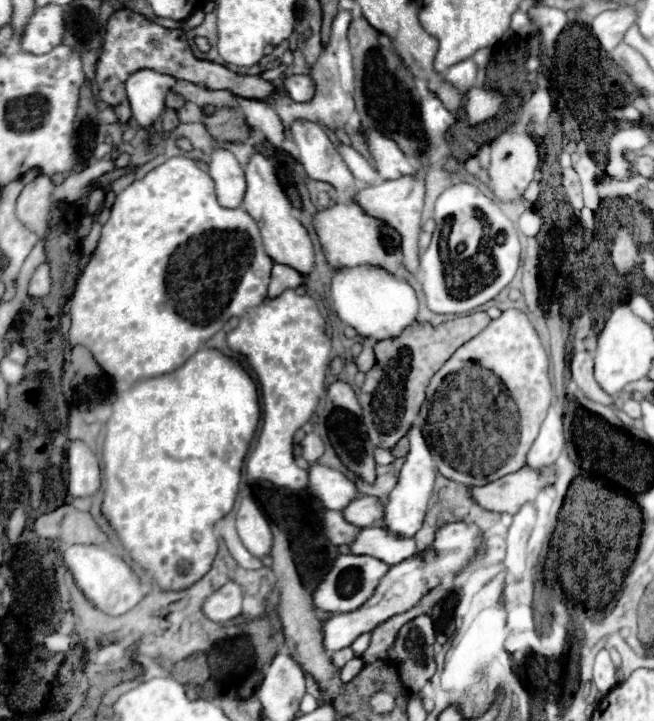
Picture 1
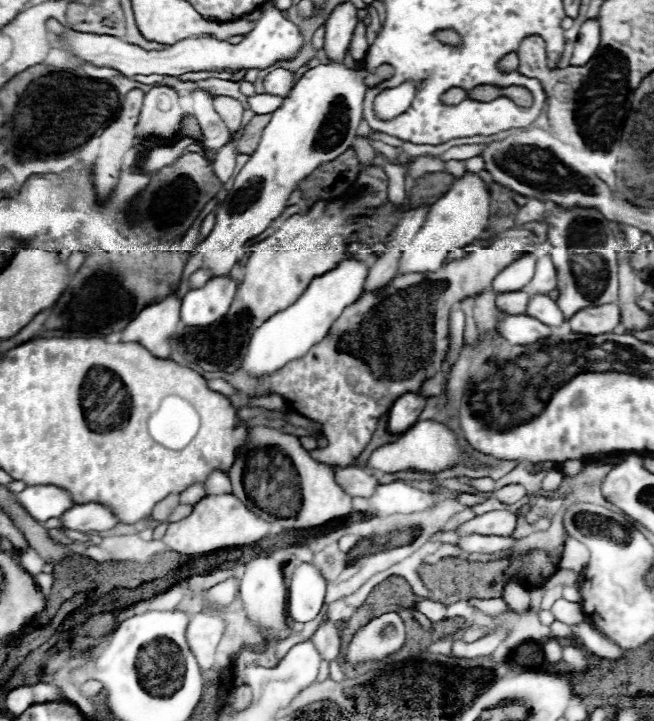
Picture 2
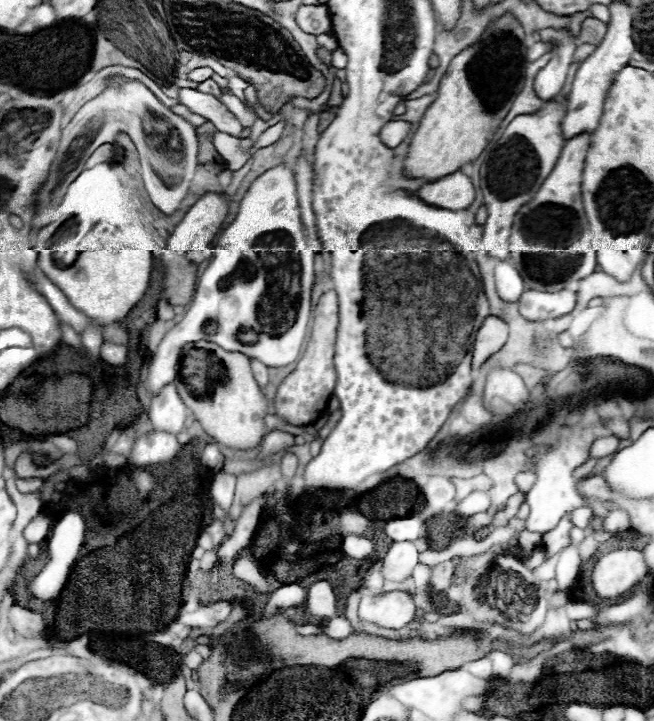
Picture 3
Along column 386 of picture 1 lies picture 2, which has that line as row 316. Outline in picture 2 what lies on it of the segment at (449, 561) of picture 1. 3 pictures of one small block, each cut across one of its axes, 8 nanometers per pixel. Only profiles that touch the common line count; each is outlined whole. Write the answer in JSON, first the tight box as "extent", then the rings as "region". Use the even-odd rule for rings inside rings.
{"extent":[568,304,620,334],"region":[[[602,304],[602,306],[588,306],[578,310],[568,324],[574,332],[580,334],[606,334],[616,328],[620,322],[620,308],[618,304]]]}

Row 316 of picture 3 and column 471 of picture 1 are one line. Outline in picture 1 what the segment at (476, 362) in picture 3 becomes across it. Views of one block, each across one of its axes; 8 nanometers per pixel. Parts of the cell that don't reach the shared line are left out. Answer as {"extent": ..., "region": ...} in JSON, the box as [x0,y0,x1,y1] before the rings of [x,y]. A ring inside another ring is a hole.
{"extent":[468,468,554,514],"region":[[[522,468],[484,486],[468,488],[468,496],[484,510],[516,514],[524,506],[524,502],[534,500],[540,490],[552,480],[554,478],[544,476],[544,470]]]}

